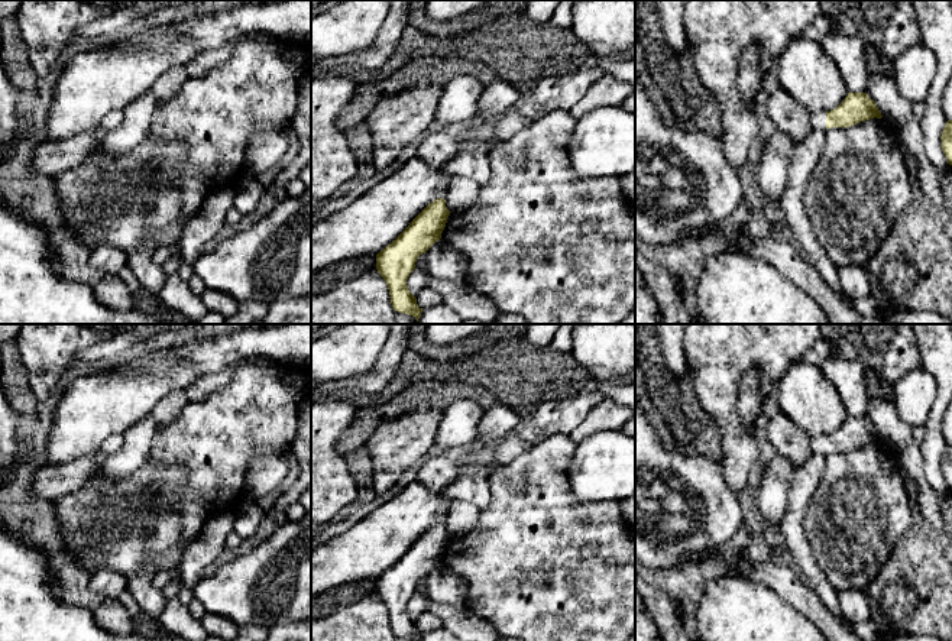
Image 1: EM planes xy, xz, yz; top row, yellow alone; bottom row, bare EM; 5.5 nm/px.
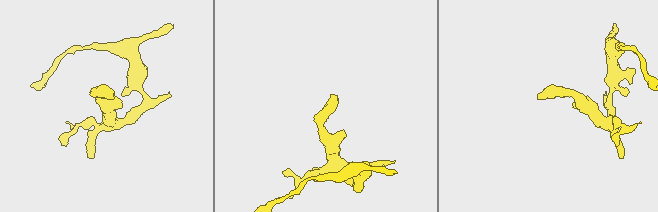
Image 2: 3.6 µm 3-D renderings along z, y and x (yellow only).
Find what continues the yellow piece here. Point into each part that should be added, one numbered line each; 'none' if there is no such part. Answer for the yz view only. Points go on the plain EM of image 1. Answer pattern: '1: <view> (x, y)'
1: yz (818, 444)

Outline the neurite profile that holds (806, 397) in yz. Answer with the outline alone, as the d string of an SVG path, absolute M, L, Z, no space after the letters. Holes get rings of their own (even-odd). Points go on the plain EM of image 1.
M803 359L790 365L777 383L780 409L807 438L830 436L848 420L846 408L820 366Z

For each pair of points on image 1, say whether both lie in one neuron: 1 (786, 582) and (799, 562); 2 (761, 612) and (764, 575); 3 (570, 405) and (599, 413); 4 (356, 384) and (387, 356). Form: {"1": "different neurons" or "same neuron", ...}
{"1": "different neurons", "2": "different neurons", "3": "different neurons", "4": "same neuron"}

